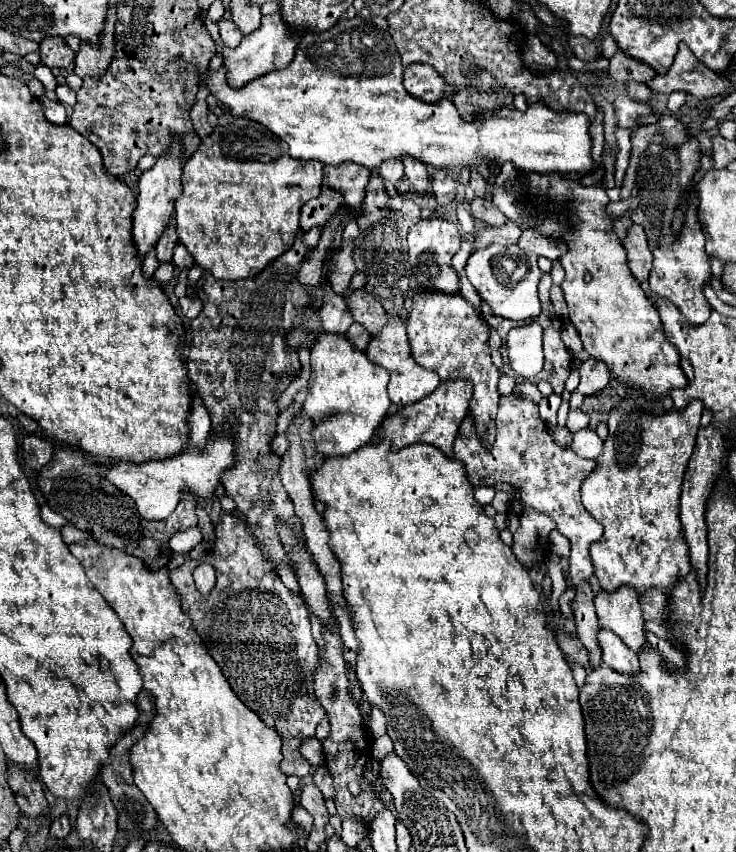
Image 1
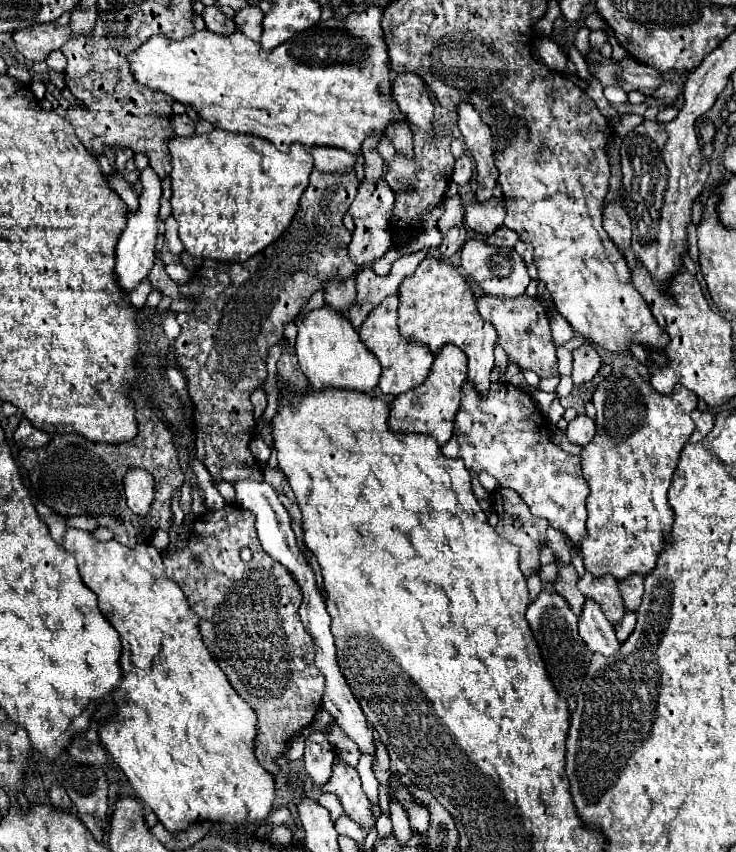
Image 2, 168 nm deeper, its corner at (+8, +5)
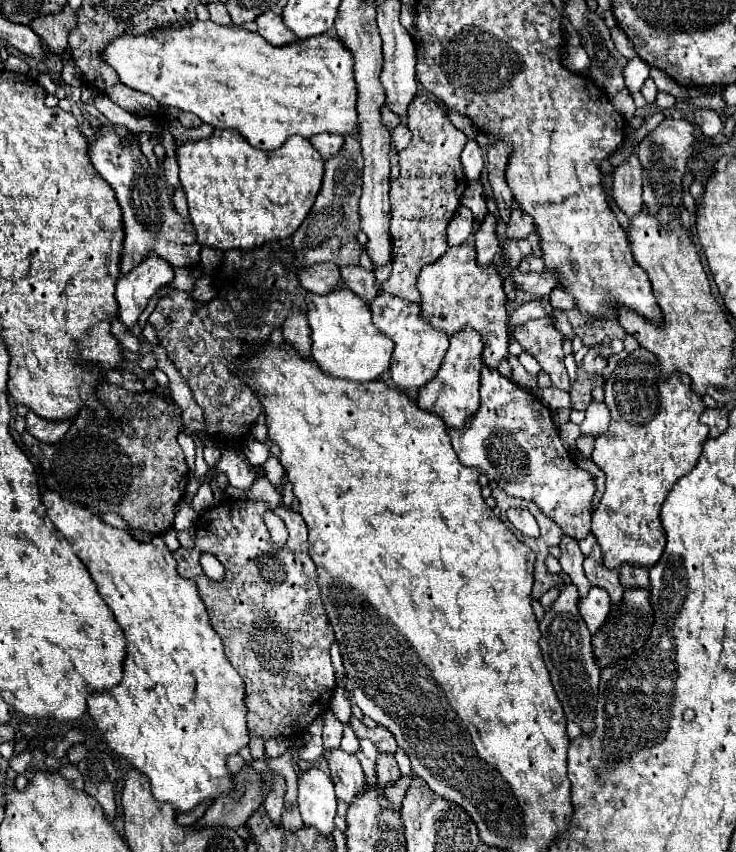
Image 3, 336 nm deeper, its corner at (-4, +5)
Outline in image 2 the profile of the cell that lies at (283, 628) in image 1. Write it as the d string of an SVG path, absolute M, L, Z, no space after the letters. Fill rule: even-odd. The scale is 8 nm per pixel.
M226 505L220 511L200 515L192 527L190 545L174 553L164 551L162 559L168 579L180 585L190 609L200 617L200 633L210 655L226 673L234 691L258 715L256 757L266 771L276 773L280 769L276 759L284 757L288 741L312 723L324 693L324 675L314 665L314 643L298 619L298 607L302 603L298 583L280 563L274 563L274 559L262 551L254 529L254 515L238 505ZM242 547L252 549L254 555L250 561L242 561Z

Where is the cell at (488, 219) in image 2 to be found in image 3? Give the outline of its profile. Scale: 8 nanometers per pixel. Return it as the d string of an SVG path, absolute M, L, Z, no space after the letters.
M518 209L518 211L512 211L512 219L506 227L506 233L510 239L526 239L528 235L536 233L536 223L534 219L530 219L530 215Z

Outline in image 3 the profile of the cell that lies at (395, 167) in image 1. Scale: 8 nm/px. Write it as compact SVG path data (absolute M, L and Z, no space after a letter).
M400 123L400 125L392 131L392 143L394 143L394 149L396 149L396 151L406 149L406 145L410 143L410 137L412 137L412 133L410 133L408 125L406 125L406 123Z

